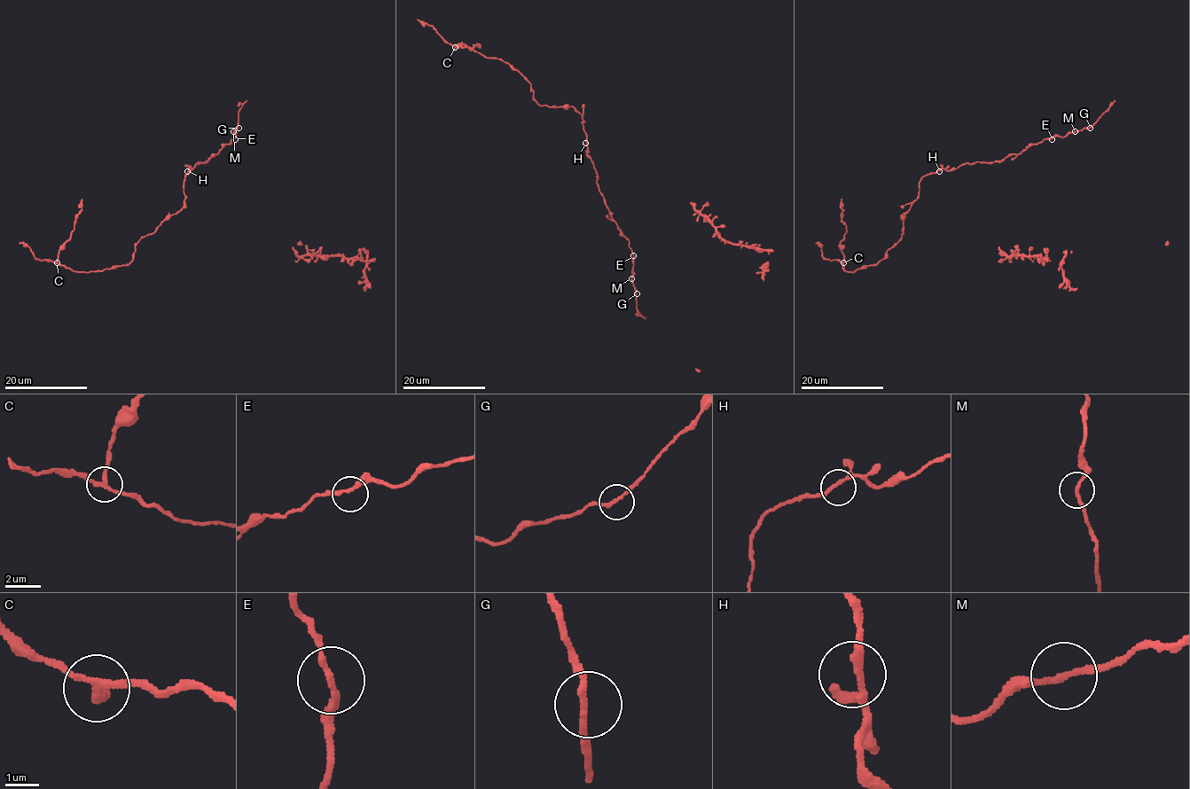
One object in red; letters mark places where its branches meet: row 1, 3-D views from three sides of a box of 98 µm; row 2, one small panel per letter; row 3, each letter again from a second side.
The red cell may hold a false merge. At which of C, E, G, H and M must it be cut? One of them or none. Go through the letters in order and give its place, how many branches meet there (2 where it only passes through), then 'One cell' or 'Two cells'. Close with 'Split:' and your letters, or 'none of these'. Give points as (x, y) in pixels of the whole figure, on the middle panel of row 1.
C: Place: (455, 47). Branches: 3. Two cells
E: Place: (633, 255). Branches: 2. One cell
G: Place: (637, 293). Branches: 2. One cell
H: Place: (585, 143). Branches: 3. One cell
M: Place: (631, 278). Branches: 2. One cell
Split: C

